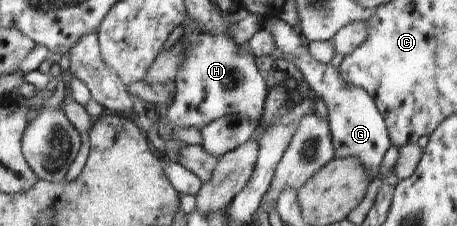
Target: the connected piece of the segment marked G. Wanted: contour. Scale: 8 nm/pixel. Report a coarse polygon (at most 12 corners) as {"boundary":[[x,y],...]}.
{"boundary":[[263,21],[276,47],[328,109],[336,158],[378,170],[392,146],[362,88],[342,80],[345,55],[318,62],[301,33]]}

